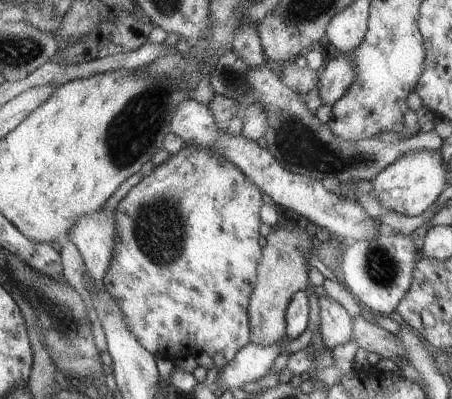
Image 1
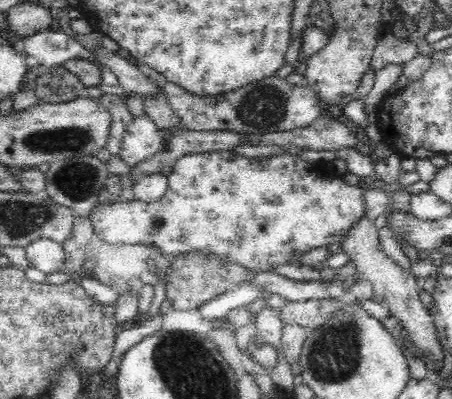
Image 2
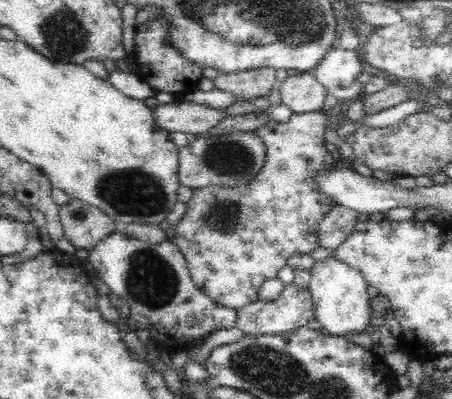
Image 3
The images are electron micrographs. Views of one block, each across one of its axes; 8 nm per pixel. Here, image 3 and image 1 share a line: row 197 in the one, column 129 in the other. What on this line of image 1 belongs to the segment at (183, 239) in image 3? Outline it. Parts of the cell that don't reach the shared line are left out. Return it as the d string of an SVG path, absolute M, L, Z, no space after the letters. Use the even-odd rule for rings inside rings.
M183 146L175 156L169 158L169 162L157 166L153 170L151 176L143 178L143 182L139 182L117 206L117 226L119 226L119 234L117 234L117 244L115 244L115 258L111 262L111 268L107 270L105 276L105 286L119 298L125 314L129 316L129 324L133 328L133 332L137 334L137 338L141 340L141 344L145 348L149 348L149 352L153 352L155 356L163 356L163 358L171 358L171 360L183 360L189 354L197 356L201 350L207 352L215 366L225 368L229 364L233 364L233 360L237 360L237 354L249 346L253 342L253 328L251 328L251 296L257 288L257 262L261 262L259 256L263 256L259 244L257 244L257 228L261 226L259 220L259 206L263 206L261 200L261 192L257 188L257 184L231 160L223 158L221 154L215 154L211 150L201 150L195 146Z

